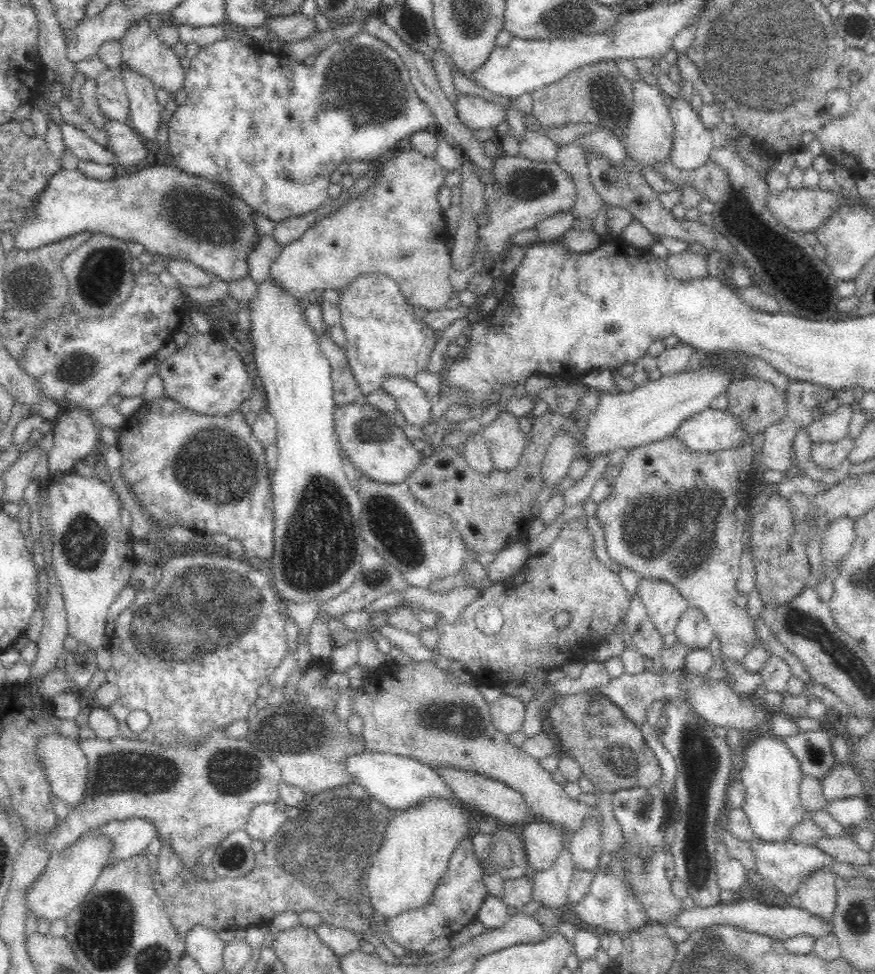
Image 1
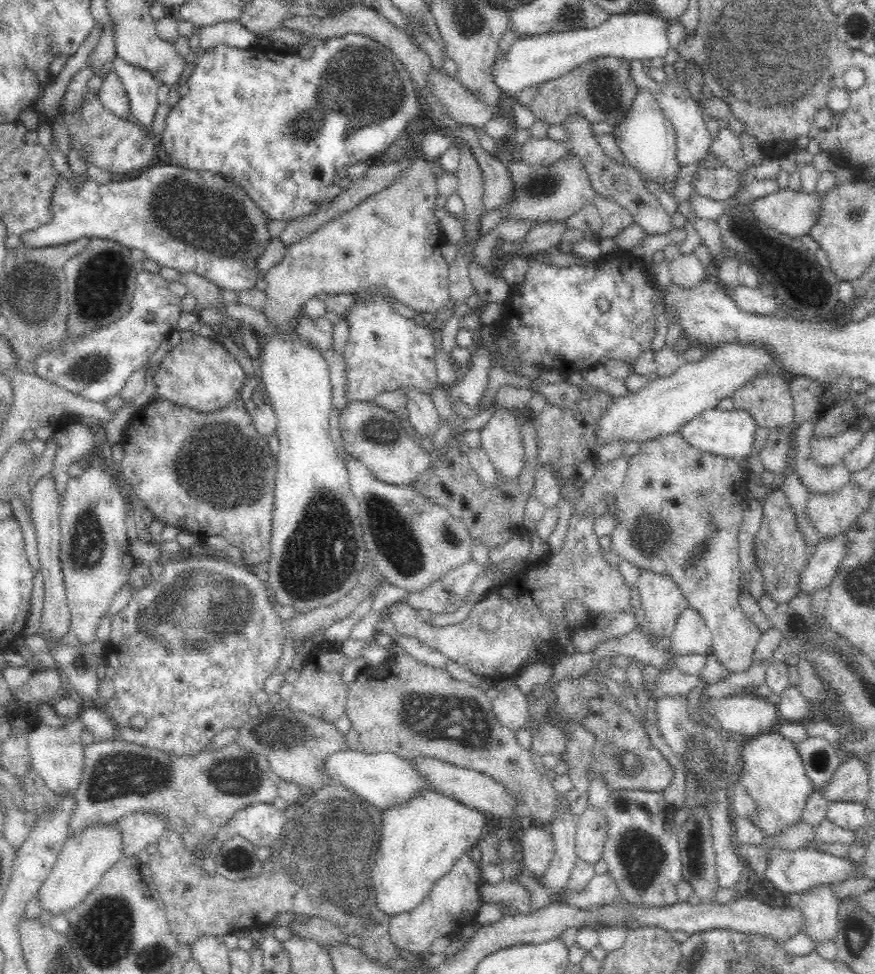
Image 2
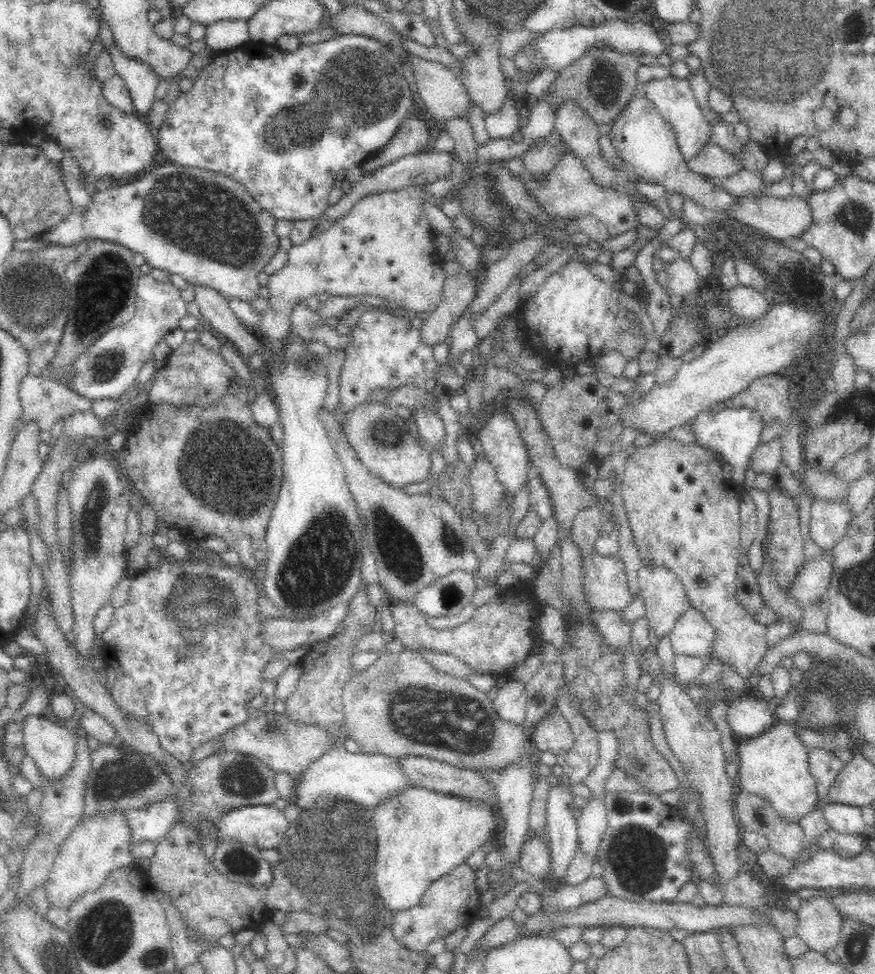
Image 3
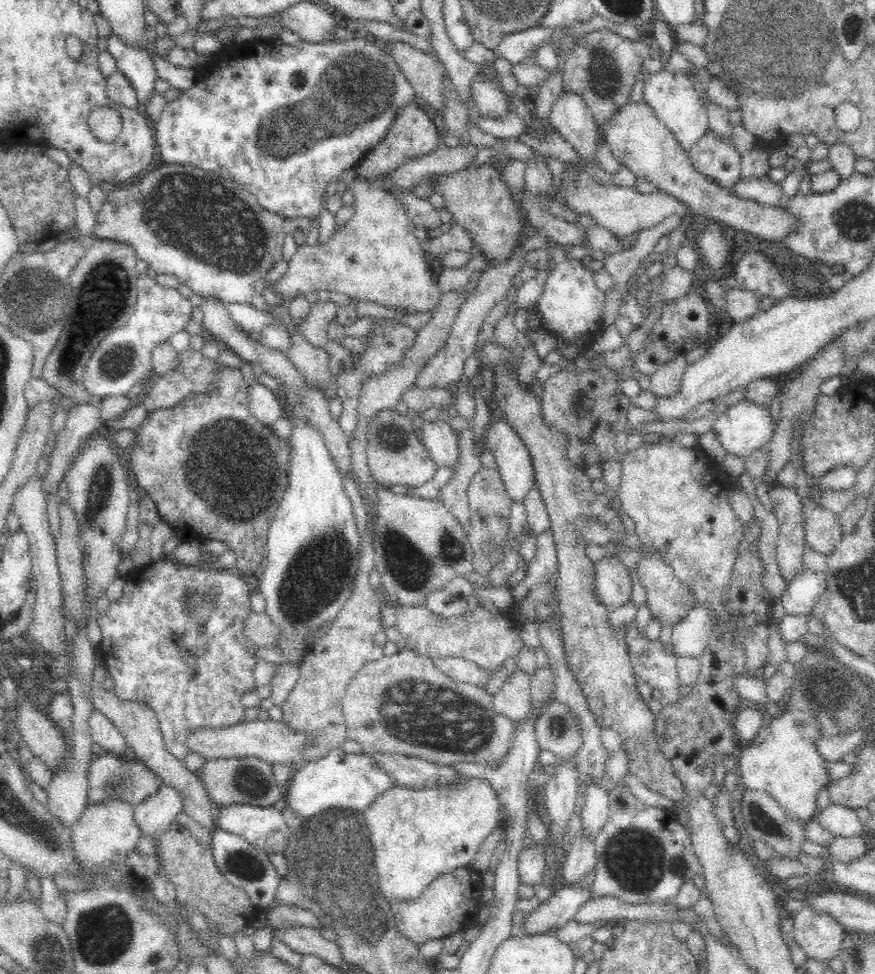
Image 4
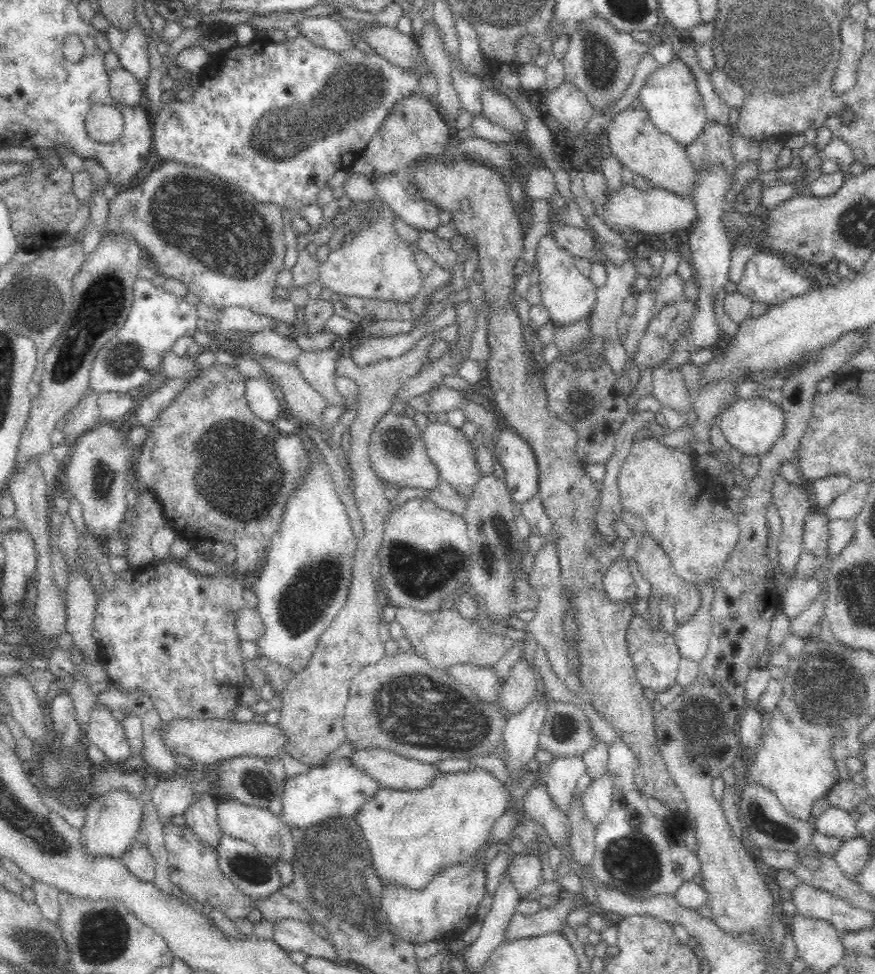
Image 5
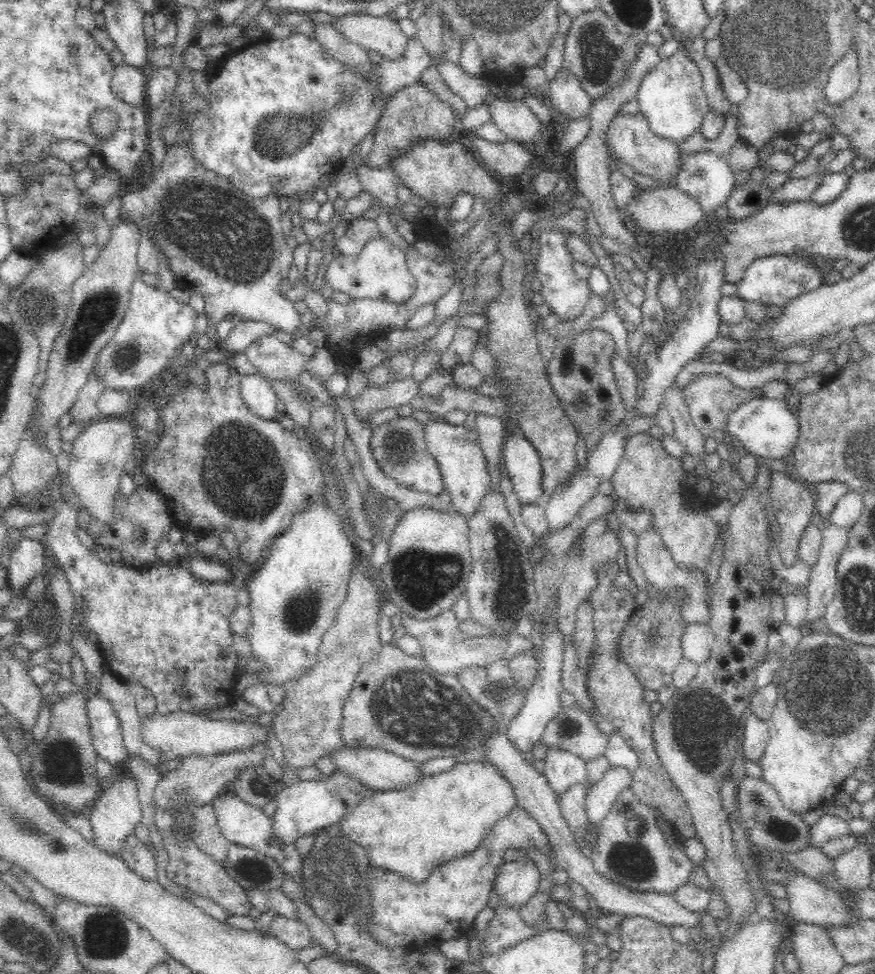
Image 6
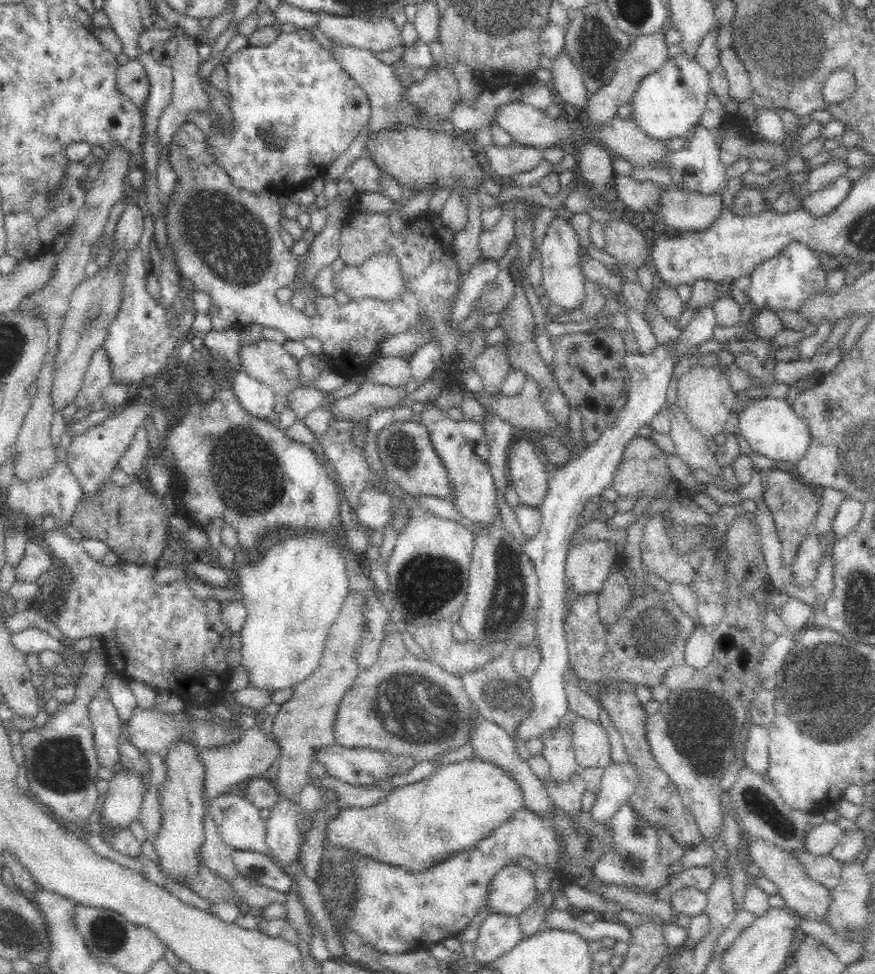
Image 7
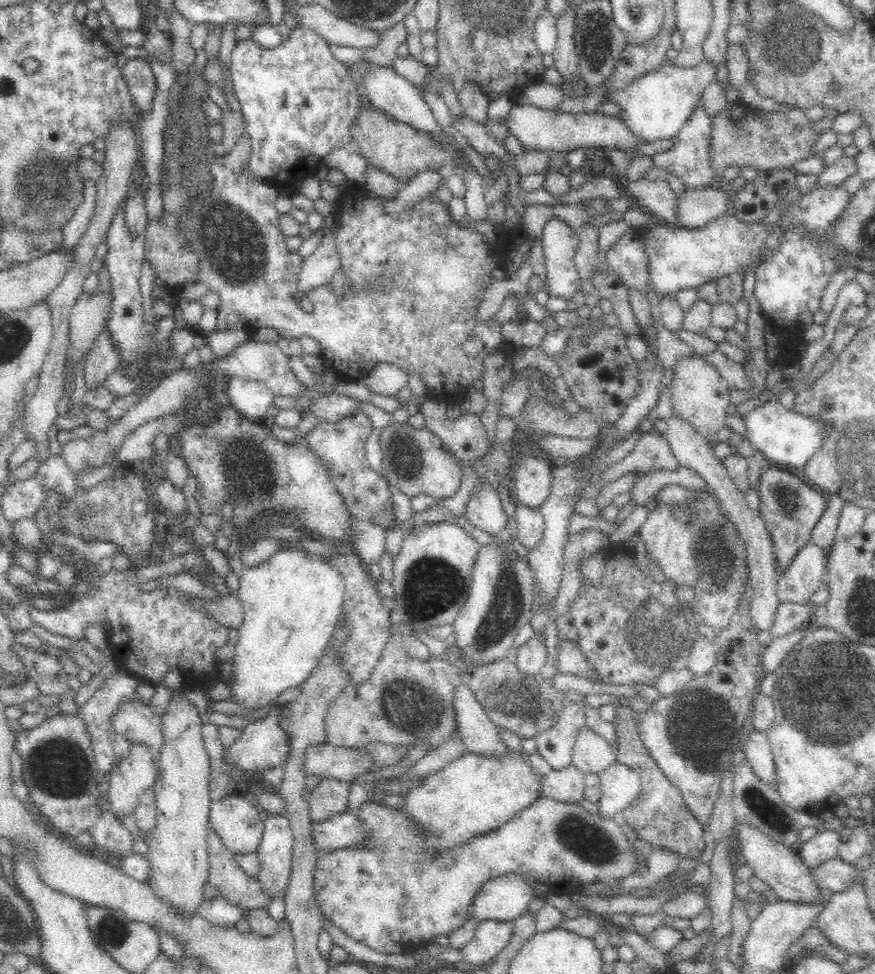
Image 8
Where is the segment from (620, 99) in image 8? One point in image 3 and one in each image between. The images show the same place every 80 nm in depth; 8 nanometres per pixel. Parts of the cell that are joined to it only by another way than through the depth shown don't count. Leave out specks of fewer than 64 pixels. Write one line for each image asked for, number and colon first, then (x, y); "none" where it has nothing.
3: (673, 97)
4: (674, 99)
5: (670, 95)
6: (671, 97)
7: (668, 103)

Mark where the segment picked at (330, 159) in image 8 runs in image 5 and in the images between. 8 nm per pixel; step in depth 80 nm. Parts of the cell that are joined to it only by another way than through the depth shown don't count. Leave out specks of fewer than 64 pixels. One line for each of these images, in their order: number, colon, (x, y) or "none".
5: (421, 215)
6: (381, 182)
7: (363, 173)

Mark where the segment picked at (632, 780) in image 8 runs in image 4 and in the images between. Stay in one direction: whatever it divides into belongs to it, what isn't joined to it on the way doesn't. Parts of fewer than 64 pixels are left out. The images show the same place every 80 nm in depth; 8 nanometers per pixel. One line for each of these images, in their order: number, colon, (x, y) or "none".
4: (595, 811)
5: (597, 798)
6: (601, 798)
7: (618, 782)

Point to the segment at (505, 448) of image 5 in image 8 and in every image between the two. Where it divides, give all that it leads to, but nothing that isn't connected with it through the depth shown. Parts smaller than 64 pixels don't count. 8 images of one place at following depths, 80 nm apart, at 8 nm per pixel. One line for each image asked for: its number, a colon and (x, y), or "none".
6: (522, 462)
7: (527, 470)
8: (533, 477)

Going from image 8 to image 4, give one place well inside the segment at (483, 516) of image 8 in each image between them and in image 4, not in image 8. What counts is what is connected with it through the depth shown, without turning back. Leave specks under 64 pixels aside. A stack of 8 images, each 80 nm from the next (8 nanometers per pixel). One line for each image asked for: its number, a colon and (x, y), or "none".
4: (441, 442)
5: (455, 457)
6: (456, 448)
7: (462, 444)

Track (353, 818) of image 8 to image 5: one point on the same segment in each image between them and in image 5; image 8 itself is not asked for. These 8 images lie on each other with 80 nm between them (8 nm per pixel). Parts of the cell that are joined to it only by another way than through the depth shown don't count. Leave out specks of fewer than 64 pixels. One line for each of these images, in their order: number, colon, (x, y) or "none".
5: (412, 835)
6: (412, 831)
7: (417, 826)

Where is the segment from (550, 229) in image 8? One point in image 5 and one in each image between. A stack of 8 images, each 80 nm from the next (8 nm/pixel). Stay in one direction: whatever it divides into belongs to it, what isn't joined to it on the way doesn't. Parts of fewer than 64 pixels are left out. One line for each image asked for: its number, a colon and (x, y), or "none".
5: (569, 296)
6: (562, 290)
7: (563, 281)

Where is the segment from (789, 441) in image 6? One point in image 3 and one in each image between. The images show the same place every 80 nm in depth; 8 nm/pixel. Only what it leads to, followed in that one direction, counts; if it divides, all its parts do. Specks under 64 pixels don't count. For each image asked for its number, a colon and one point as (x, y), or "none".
3: (736, 432)
4: (747, 427)
5: (753, 426)

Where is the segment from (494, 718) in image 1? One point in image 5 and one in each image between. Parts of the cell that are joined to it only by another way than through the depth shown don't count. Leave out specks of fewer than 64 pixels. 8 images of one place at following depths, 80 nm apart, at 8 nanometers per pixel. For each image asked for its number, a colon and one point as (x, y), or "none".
2: (509, 705)
3: (510, 703)
4: (513, 699)
5: (523, 681)

